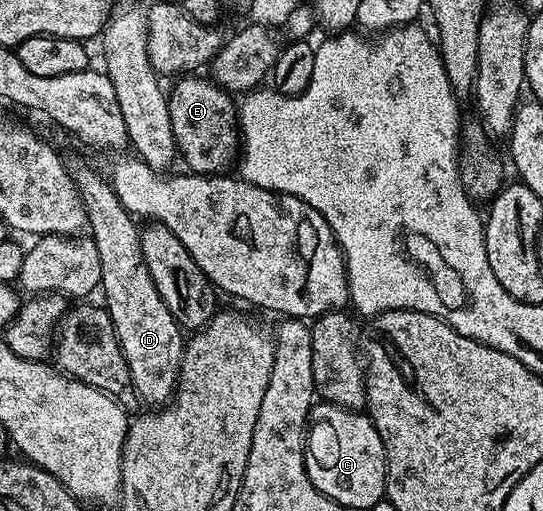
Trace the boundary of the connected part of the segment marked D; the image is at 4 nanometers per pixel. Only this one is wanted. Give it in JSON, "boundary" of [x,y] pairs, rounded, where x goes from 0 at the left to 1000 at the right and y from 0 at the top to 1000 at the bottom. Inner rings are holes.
{"boundary":[[[153,311],[122,313],[123,337],[157,401],[164,466],[179,479],[186,503],[188,591],[208,628],[230,714],[238,714],[241,757],[271,793],[300,793],[320,773],[330,748],[330,714],[337,705],[341,656],[304,589],[291,577],[274,524],[262,501],[258,438],[223,401],[203,356],[190,350]]]}

